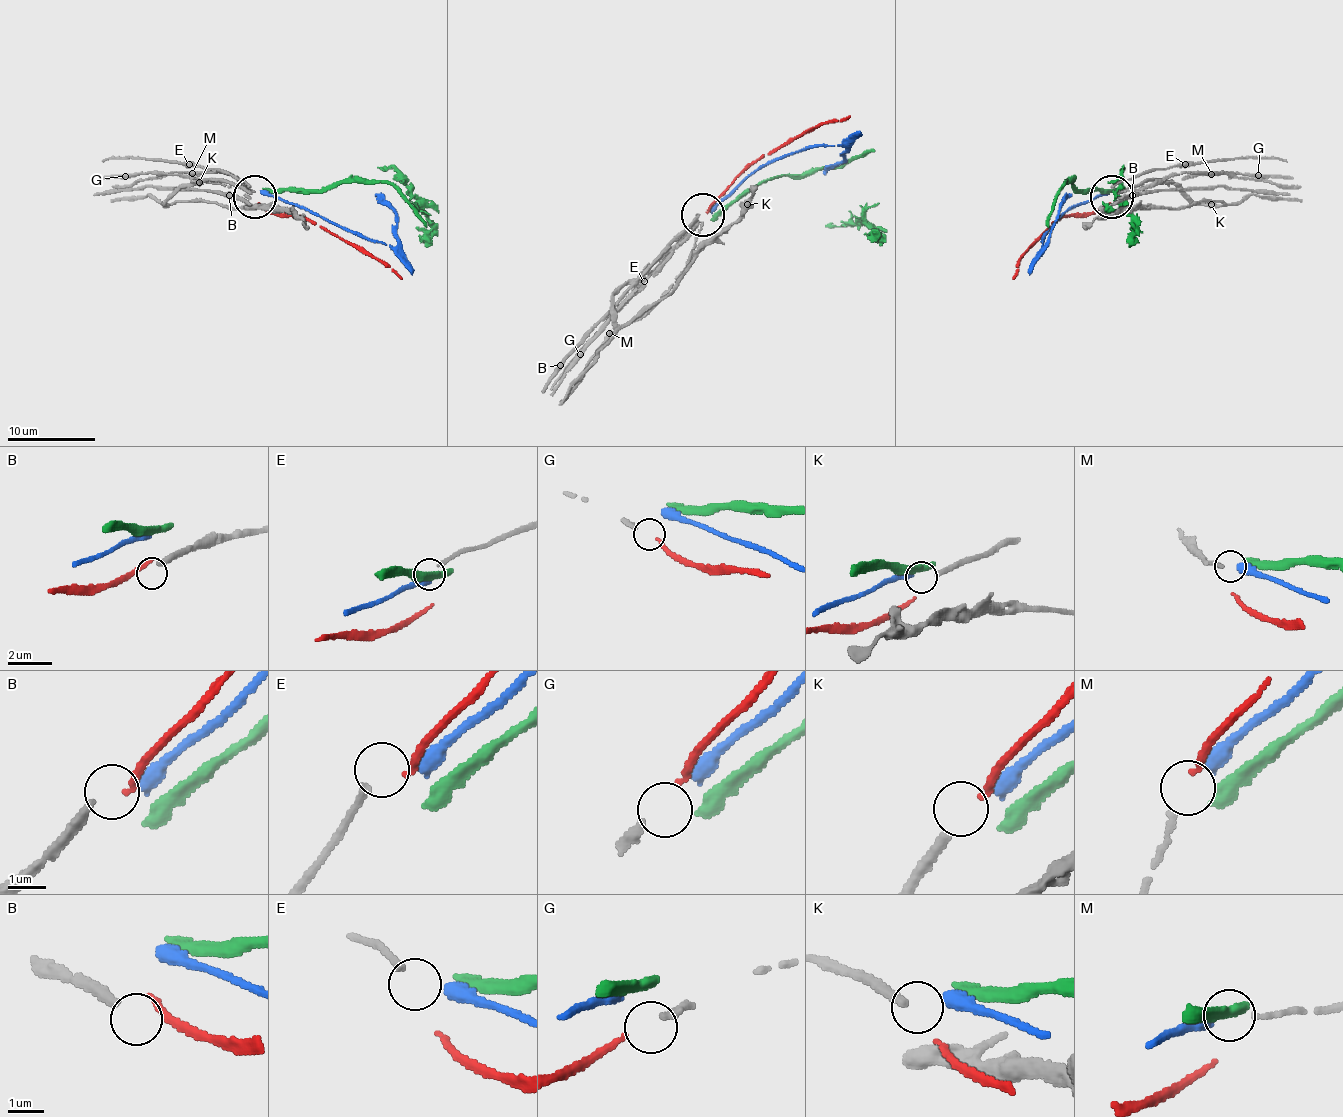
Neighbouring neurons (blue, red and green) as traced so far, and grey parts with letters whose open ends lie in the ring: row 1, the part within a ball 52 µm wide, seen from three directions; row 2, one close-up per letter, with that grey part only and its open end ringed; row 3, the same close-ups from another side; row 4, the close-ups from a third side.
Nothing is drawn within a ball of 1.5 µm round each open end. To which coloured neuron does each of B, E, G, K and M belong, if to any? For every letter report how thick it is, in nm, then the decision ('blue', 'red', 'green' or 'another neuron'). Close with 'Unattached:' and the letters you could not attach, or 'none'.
B: calibre 280 nm; another neuron
E: calibre 190 nm; another neuron
G: calibre 240 nm; red
K: calibre 260 nm; another neuron
M: calibre 150 nm; blue
Unattached: B, E, K

